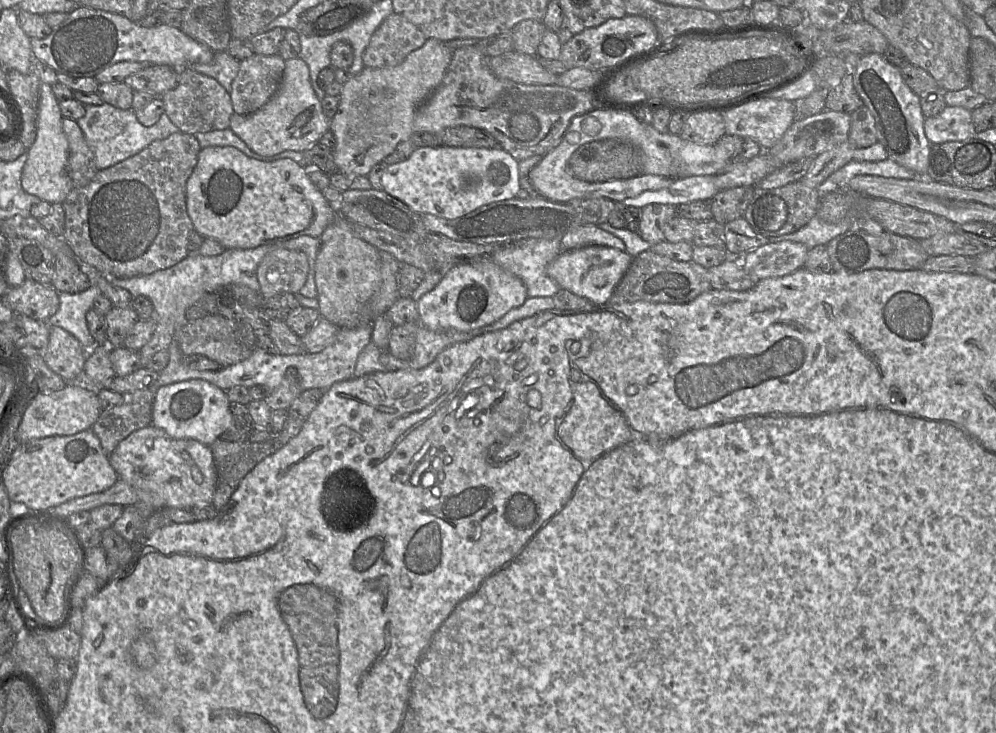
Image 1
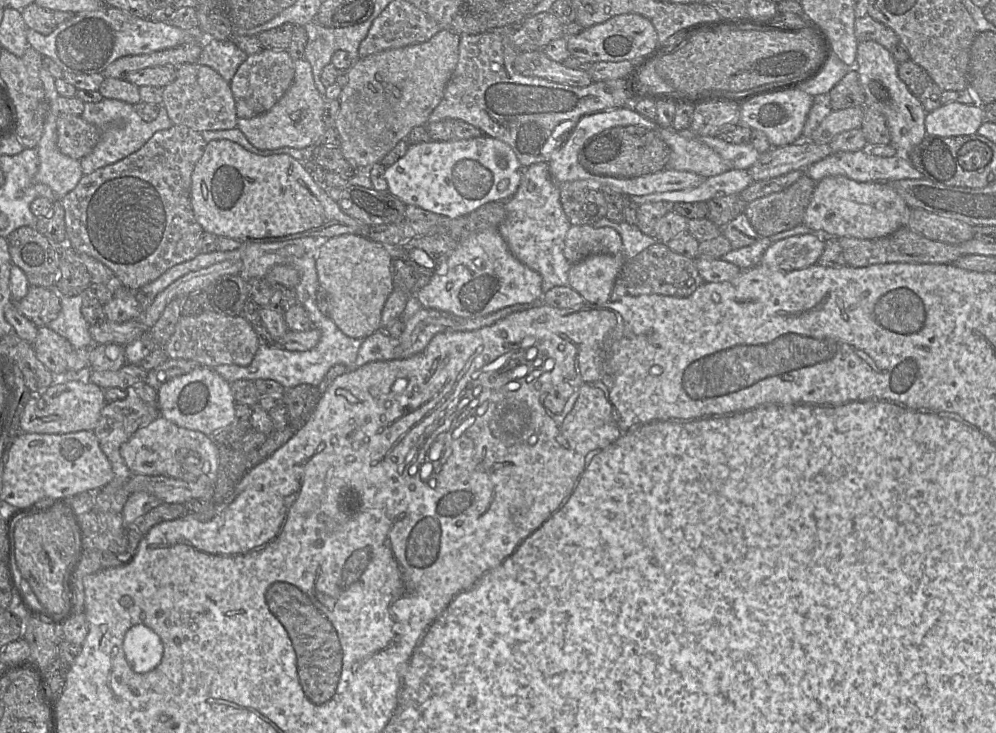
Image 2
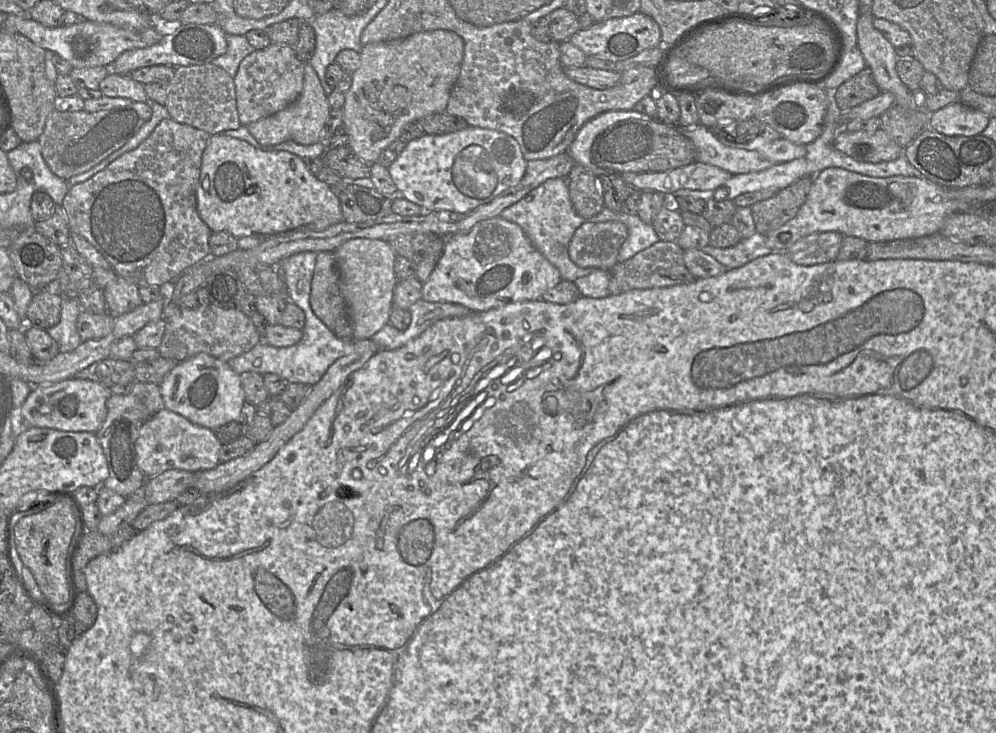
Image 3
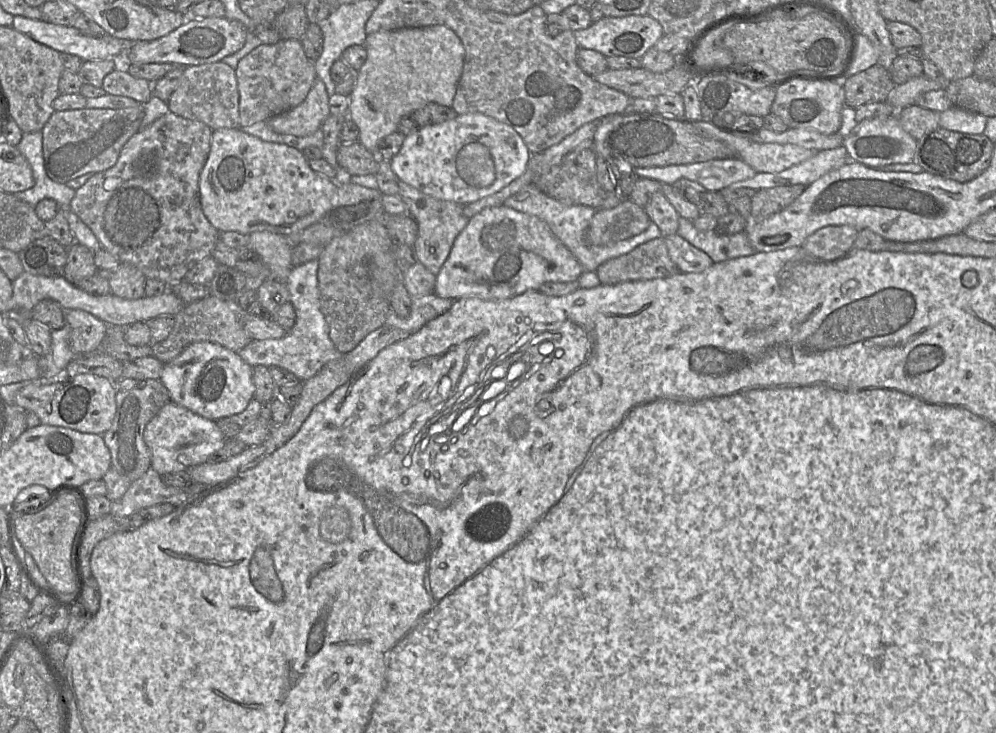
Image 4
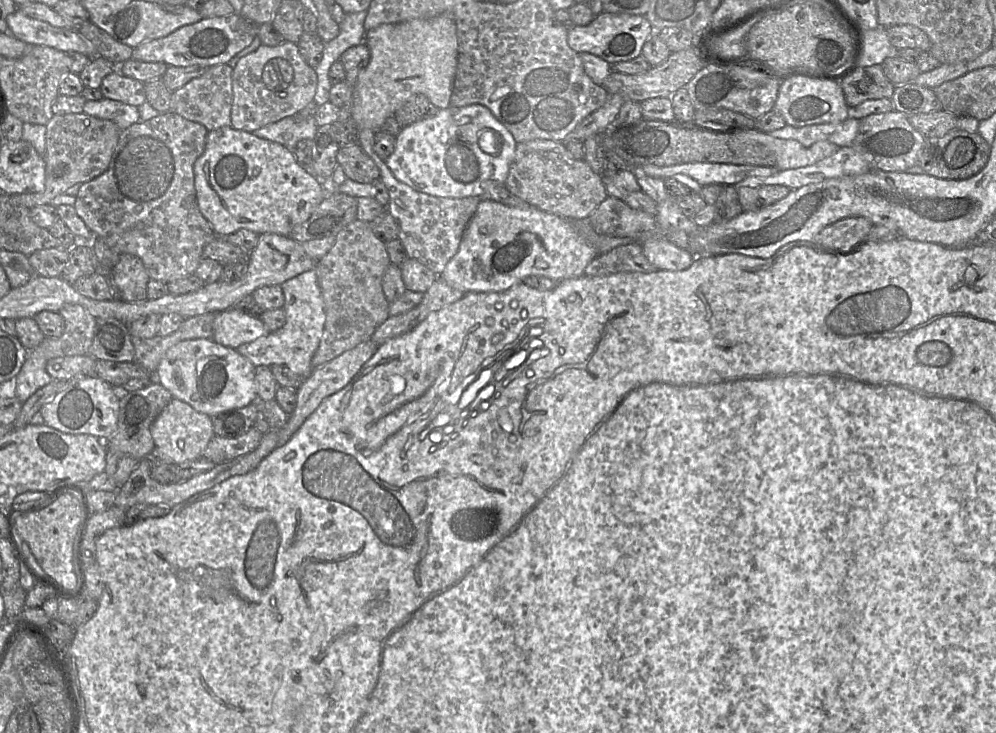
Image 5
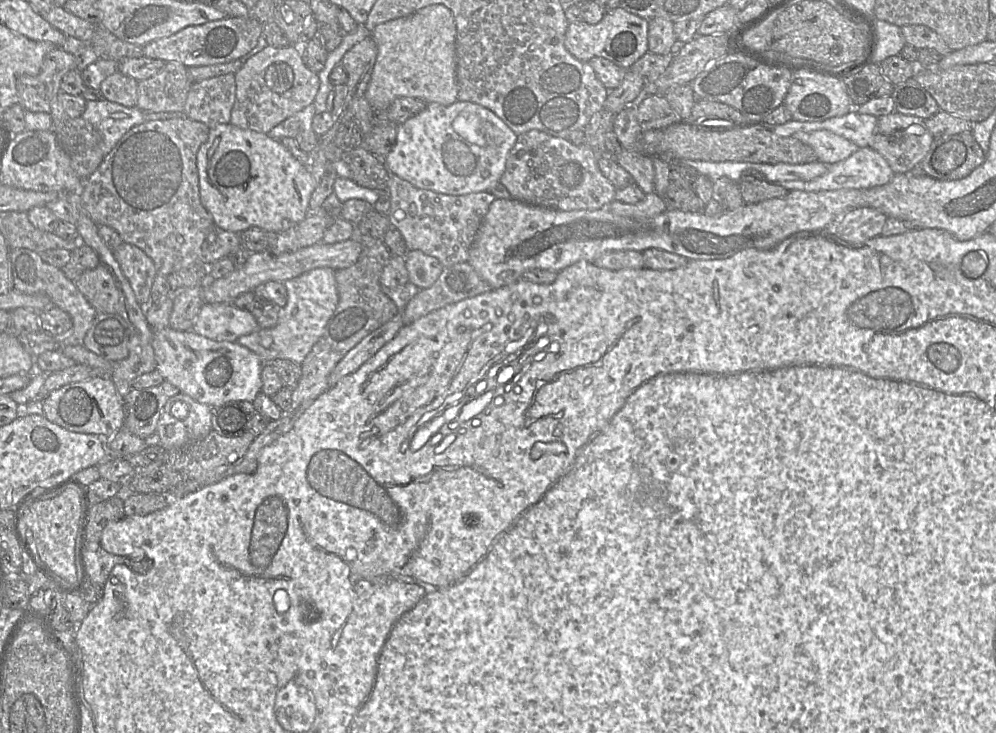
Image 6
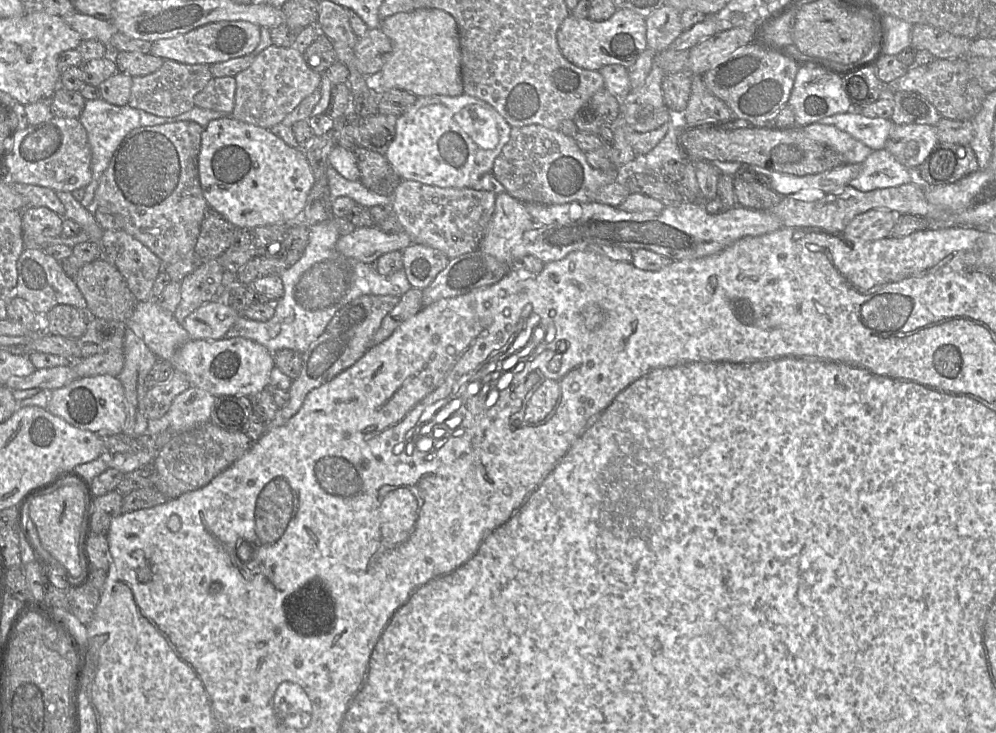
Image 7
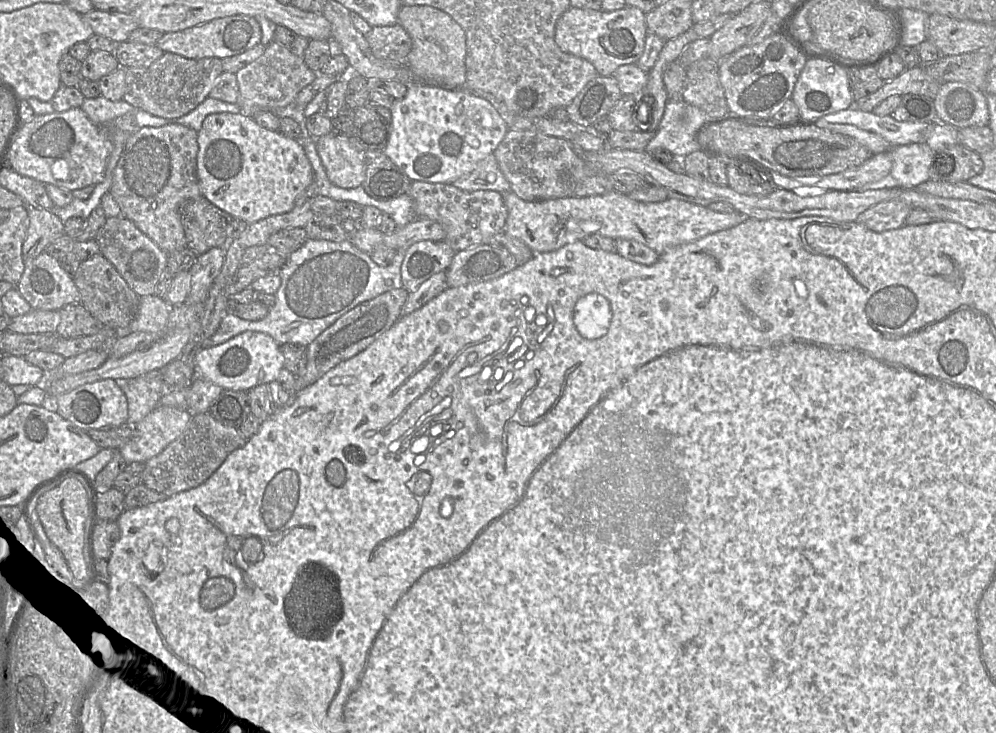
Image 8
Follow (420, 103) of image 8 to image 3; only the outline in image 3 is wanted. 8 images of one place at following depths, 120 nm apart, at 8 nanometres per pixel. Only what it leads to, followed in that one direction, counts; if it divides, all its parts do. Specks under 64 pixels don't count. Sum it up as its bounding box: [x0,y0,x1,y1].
[388,126,527,213]

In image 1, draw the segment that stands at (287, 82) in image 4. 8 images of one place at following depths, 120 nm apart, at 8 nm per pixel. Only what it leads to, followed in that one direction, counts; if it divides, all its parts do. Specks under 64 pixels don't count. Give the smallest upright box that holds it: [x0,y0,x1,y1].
[230,53,284,114]

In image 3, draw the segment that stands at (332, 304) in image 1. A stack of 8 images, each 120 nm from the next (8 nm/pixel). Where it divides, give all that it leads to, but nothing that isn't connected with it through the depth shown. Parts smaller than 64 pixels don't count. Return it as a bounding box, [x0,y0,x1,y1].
[334,238,397,341]

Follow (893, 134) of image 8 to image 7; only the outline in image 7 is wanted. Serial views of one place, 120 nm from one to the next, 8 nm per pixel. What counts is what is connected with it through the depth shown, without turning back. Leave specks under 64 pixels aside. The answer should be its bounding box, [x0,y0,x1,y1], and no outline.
[820,112,894,150]

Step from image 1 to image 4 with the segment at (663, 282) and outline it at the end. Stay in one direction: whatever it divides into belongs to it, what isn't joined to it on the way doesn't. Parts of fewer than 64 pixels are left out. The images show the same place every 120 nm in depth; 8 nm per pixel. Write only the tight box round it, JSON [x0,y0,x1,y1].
[596,237,680,285]

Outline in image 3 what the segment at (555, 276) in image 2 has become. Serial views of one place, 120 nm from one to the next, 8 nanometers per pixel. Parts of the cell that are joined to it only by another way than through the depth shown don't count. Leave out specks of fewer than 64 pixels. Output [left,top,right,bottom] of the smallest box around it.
[499,178,596,282]

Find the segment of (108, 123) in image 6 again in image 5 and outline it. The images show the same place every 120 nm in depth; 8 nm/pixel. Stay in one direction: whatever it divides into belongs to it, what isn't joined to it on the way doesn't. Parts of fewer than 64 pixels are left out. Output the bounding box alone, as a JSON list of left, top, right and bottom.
[83,97,160,131]

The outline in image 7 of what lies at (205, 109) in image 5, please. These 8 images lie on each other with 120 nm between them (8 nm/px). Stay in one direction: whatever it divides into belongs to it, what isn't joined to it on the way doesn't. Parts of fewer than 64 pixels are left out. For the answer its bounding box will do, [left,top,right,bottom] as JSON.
[194,77,236,115]

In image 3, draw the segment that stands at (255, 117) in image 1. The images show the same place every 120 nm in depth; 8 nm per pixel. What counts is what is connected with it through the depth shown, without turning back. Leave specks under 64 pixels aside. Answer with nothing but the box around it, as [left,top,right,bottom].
[246,62,330,145]

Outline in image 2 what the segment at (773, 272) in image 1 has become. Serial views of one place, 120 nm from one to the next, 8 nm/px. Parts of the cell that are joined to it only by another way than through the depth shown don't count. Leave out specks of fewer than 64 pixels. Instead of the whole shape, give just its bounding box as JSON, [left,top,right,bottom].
[760,233,825,272]

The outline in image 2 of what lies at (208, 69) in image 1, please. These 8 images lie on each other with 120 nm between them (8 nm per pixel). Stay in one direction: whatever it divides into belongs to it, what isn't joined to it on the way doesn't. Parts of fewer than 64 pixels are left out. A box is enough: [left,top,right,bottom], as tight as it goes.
[197,39,248,83]

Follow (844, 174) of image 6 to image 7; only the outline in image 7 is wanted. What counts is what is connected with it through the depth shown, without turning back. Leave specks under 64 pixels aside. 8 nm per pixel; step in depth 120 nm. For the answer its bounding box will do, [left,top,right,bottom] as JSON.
[849,149,914,191]

